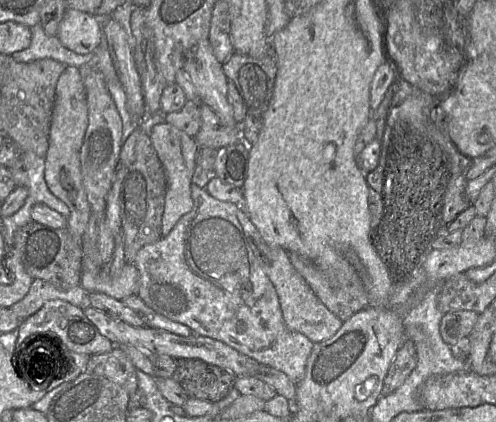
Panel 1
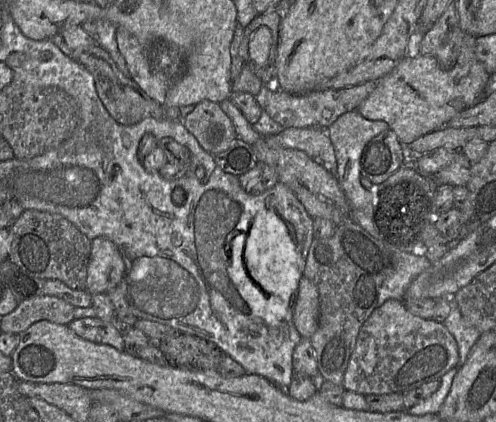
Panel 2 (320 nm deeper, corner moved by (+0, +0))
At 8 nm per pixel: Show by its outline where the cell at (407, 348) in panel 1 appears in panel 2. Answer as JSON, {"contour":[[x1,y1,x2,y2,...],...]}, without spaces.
{"contour":[[388,300,363,324,344,374,345,390,362,395,405,393,439,380,459,362,458,345,444,323,412,315,402,300]]}

